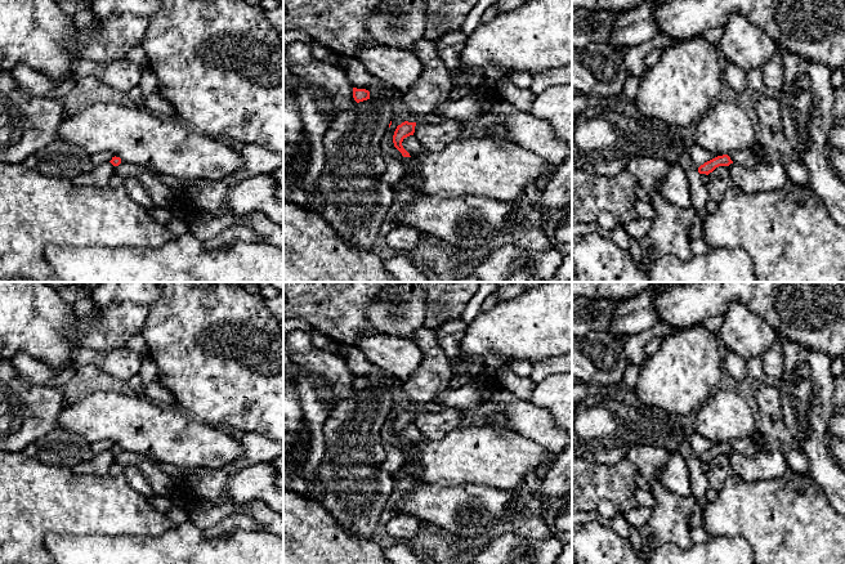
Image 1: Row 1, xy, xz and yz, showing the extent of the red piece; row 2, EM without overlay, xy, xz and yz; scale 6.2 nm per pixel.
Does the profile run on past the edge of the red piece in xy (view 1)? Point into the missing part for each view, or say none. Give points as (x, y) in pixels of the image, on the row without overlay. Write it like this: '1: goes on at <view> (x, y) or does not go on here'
1: does not go on here

